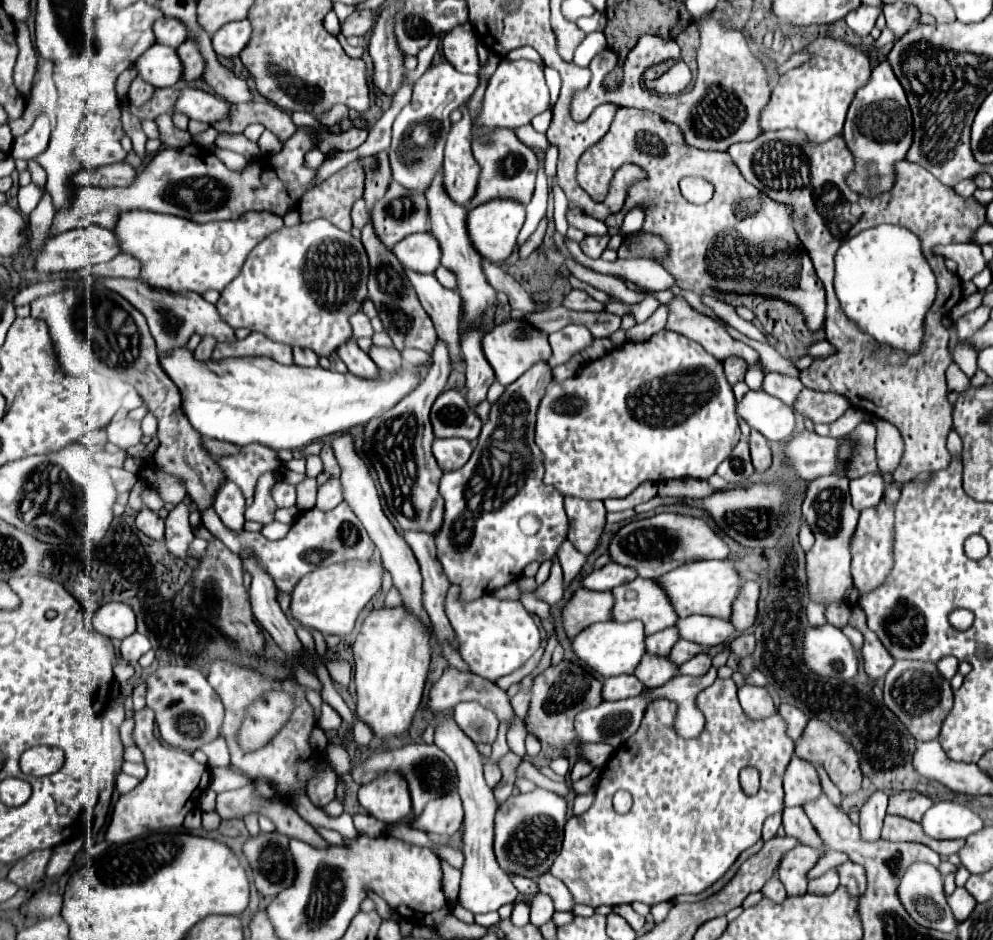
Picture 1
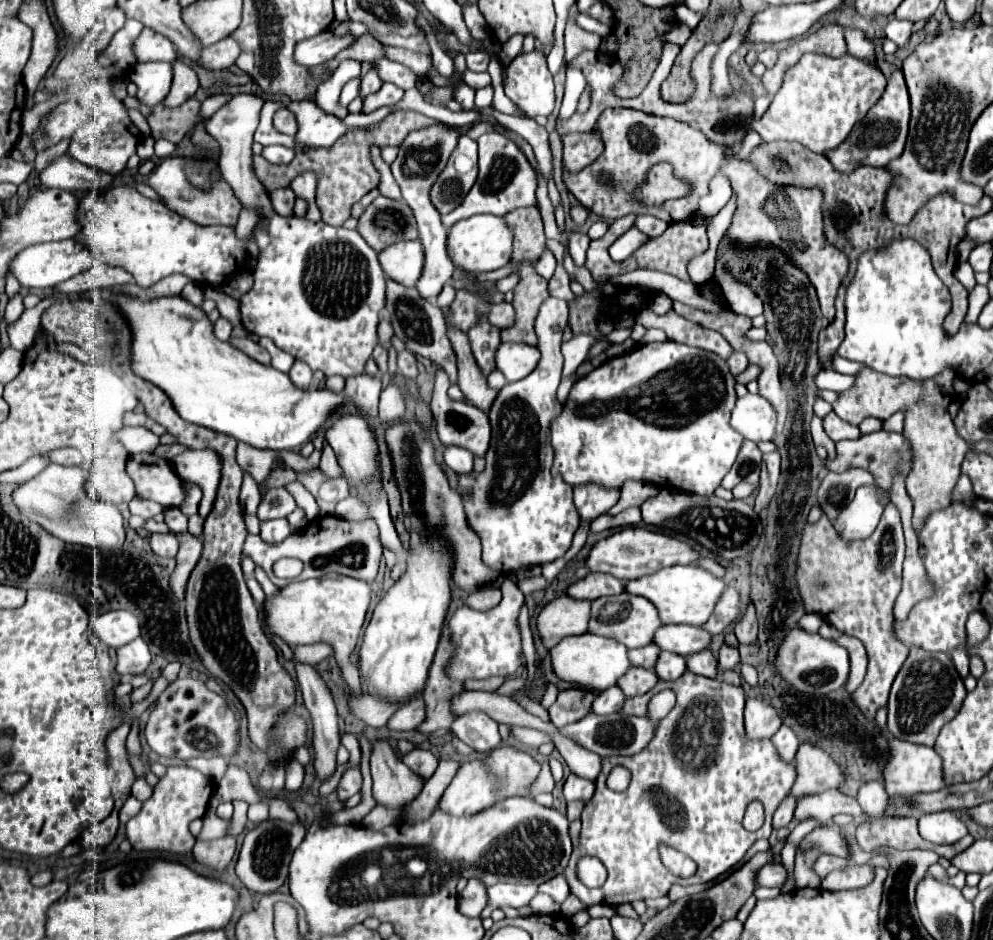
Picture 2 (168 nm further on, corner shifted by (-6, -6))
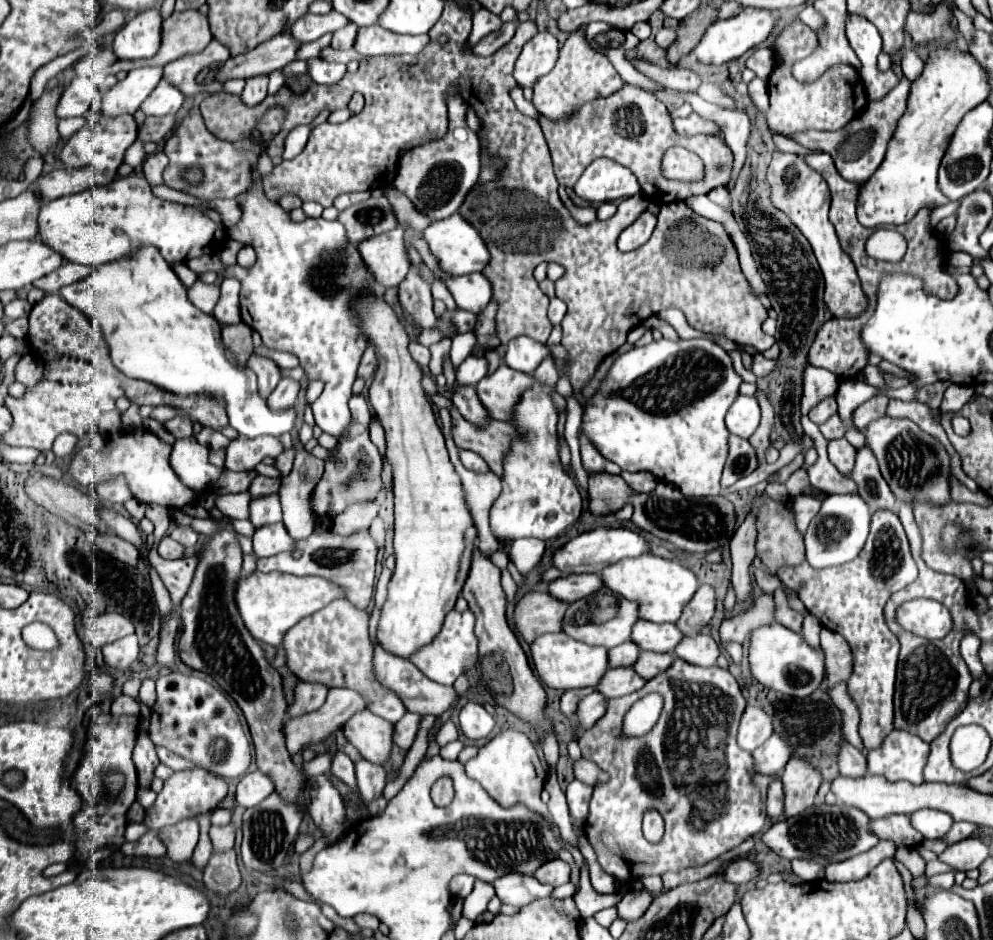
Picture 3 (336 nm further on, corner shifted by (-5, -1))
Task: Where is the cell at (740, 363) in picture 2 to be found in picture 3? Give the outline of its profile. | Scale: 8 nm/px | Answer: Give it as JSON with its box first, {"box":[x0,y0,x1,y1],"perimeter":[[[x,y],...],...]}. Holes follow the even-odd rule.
{"box":[754,355,776,377],"perimeter":[[[754,355],[754,375],[756,377],[764,377],[768,373],[772,373],[776,369],[776,359],[766,359],[764,355]]]}

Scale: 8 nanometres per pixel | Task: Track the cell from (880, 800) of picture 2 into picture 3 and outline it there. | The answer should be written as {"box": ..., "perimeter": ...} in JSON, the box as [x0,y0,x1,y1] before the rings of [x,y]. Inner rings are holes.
{"box":[838,739,866,777],"perimeter":[[[846,739],[838,751],[838,769],[840,775],[862,777],[866,775],[866,757],[858,749],[854,749]]]}

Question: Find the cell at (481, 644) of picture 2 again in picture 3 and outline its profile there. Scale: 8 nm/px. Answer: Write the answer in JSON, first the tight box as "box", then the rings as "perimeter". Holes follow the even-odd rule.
{"box":[410,611,478,685],"perimeter":[[[450,611],[444,619],[444,625],[440,633],[424,647],[420,647],[416,653],[410,655],[410,661],[434,683],[440,685],[452,685],[458,675],[462,675],[466,669],[476,667],[478,659],[478,641],[474,637],[474,613],[472,611]]]}

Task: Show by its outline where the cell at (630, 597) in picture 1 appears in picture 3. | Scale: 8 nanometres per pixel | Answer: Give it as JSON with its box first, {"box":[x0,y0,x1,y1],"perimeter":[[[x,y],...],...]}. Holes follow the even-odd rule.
{"box":[562,589,638,649],"perimeter":[[[600,589],[588,597],[578,599],[568,605],[564,619],[562,619],[562,631],[576,641],[610,649],[610,647],[616,647],[630,639],[630,627],[638,619],[636,613],[638,613],[638,605],[634,601],[628,601],[618,593]]]}

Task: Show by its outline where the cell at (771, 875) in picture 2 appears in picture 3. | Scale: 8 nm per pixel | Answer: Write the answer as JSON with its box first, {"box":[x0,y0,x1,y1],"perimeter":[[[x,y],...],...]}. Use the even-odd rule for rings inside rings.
{"box":[722,859,758,885],"perimeter":[[[734,859],[722,871],[722,879],[728,881],[728,883],[734,883],[734,885],[748,883],[756,875],[758,875],[758,865],[748,861],[748,859]]]}

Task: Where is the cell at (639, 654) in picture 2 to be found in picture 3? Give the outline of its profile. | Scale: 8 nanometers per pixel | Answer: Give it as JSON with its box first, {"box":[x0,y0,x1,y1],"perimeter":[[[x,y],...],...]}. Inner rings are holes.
{"box":[608,641,640,667],"perimeter":[[[630,641],[608,649],[610,667],[632,667],[638,659],[638,653],[640,653],[638,647],[634,647],[634,643],[630,643]]]}

